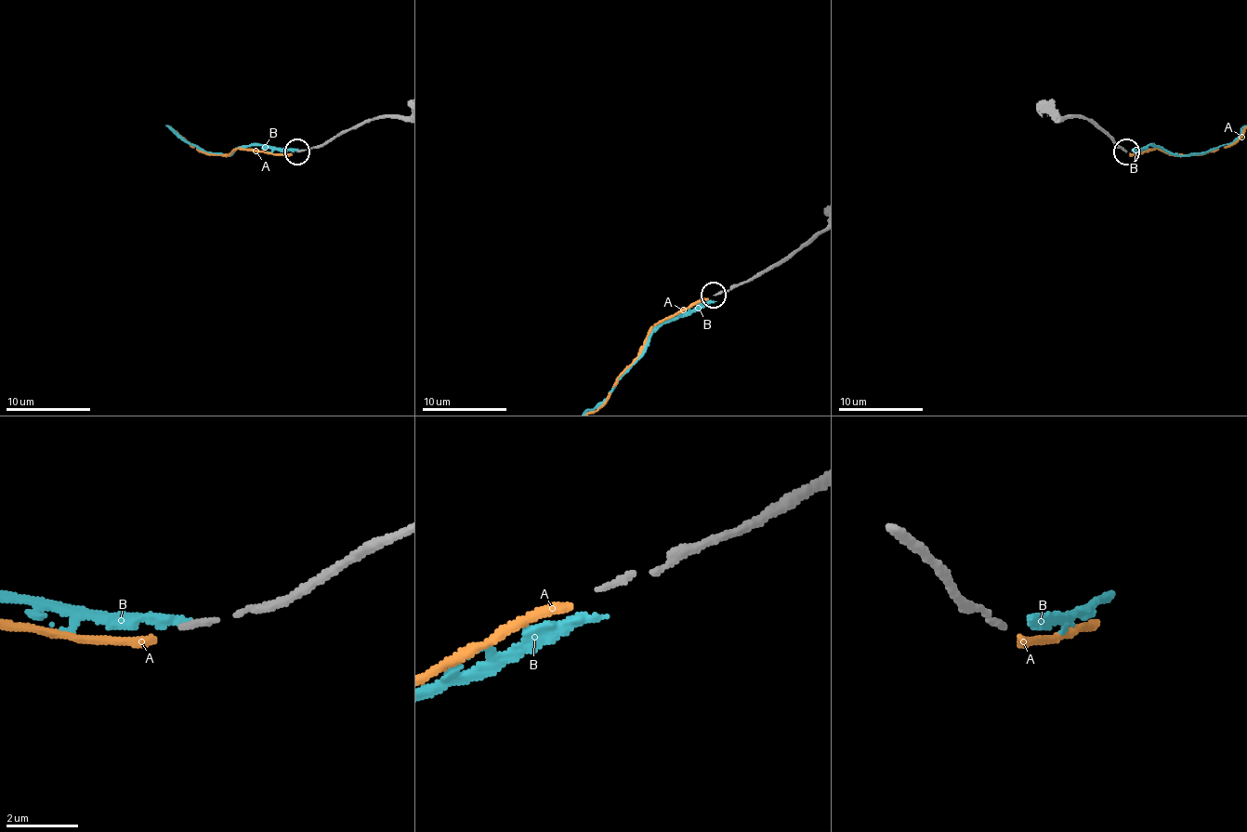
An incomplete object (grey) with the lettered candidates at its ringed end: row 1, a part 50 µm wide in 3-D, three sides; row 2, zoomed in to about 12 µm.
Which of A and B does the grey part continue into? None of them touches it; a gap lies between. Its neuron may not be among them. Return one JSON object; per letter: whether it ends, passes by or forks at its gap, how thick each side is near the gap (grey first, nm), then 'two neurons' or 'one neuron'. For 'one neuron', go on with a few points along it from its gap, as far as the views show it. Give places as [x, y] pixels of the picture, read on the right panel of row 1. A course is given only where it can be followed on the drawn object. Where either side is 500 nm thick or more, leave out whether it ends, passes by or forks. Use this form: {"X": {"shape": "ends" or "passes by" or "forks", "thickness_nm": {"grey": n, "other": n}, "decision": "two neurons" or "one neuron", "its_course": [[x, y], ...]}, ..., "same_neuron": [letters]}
{"A": {"shape": "ends", "thickness_nm": {"grey": 170, "other": 280}, "decision": "one neuron"}, "B": {"shape": "ends", "thickness_nm": {"grey": 170, "other": 280}, "decision": "two neurons"}, "same_neuron": ["A"]}

